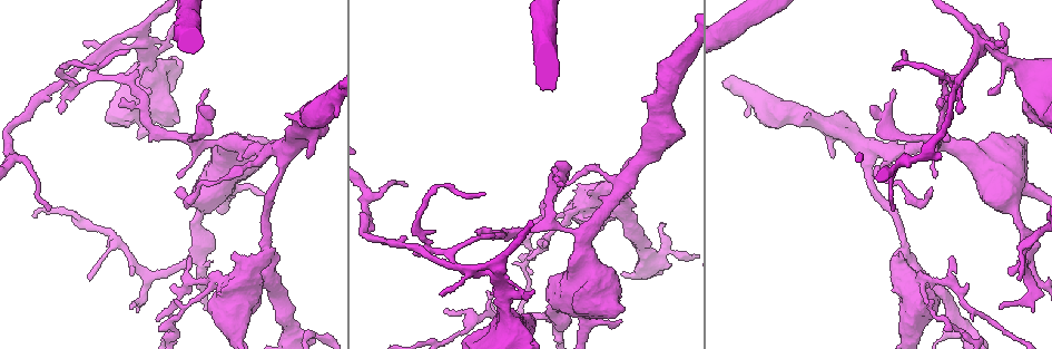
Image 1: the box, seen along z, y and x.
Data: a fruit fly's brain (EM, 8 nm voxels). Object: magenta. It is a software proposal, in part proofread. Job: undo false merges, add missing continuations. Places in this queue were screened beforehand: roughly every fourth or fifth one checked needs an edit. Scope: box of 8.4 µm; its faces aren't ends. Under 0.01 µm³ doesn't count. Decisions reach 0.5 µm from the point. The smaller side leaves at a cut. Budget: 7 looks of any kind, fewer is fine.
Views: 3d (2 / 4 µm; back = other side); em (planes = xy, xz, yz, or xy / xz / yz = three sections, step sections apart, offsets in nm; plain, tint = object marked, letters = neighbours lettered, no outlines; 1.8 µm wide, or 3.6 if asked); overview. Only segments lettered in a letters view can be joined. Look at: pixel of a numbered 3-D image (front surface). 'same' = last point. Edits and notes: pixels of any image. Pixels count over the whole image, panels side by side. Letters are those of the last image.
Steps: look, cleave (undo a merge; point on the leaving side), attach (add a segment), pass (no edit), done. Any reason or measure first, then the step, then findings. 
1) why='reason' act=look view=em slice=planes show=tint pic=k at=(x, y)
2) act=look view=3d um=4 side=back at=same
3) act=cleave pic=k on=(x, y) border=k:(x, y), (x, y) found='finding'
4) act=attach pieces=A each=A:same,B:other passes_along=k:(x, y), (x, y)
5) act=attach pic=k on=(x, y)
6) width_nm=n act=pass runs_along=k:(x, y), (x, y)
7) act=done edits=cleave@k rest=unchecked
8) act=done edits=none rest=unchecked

why='thick end' act=look view=3d um=4 pic=1 at=(832, 155)

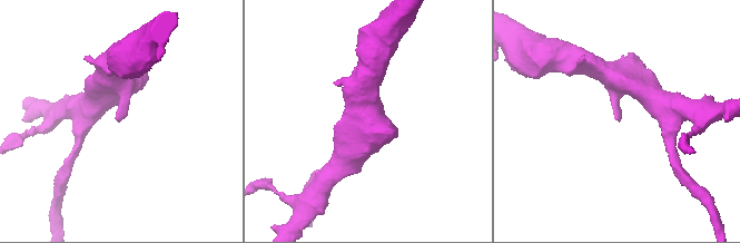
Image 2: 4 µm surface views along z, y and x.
act=look view=em slice=planes show=letters pic=2 at=(119, 120)

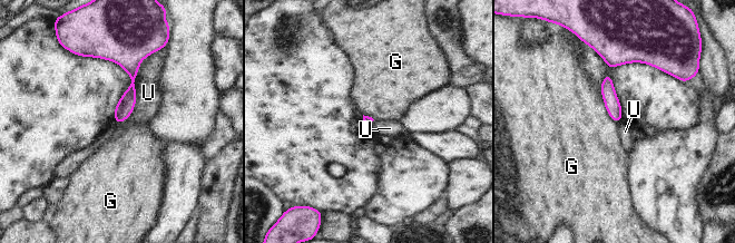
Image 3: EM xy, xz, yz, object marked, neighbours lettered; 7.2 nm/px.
longest_contact=U:440nm act=pass each=G:other,U:other runs_along=3:(114, 54), (133, 70), (118, 119) found='none of them fits'

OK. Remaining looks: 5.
why='branch stops here' act=look view=em slice=planes show=plain pic=1 at=(950, 257)

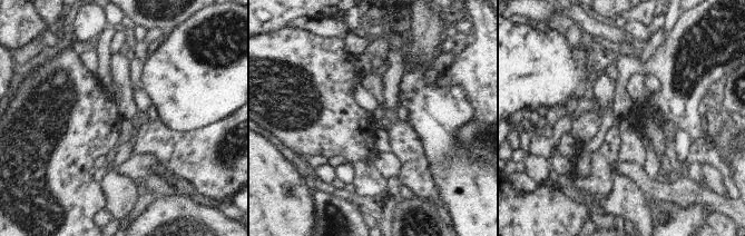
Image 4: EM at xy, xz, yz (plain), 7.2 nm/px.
act=look view=em slice=planes show=tint at=same

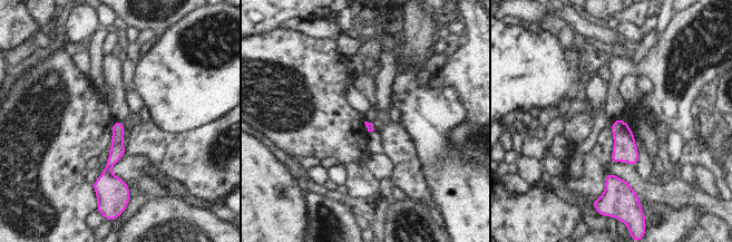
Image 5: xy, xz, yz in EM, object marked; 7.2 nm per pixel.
why='what lies round it' act=look view=em slice=planes show=letters at=same

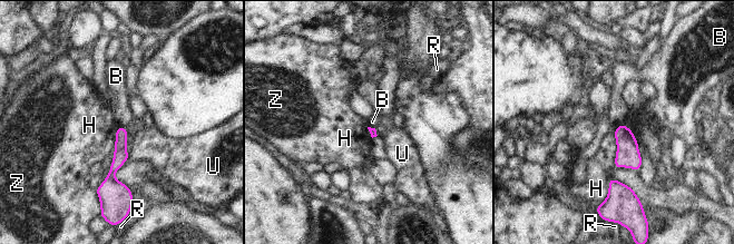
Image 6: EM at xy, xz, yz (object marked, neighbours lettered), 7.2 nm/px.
act=pass each=B:other,H:other,R:other,U:other,Z:other found='no lettered segment goes on from it'

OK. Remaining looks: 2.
why='free end' act=look view=em slice=xz step=4 show=plain pic=1 at=(261, 193)

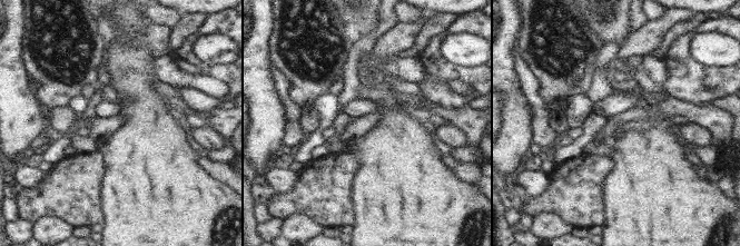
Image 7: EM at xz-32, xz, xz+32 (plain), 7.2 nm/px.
why='what lies round it' act=look view=em slice=xz step=4 show=letters at=same

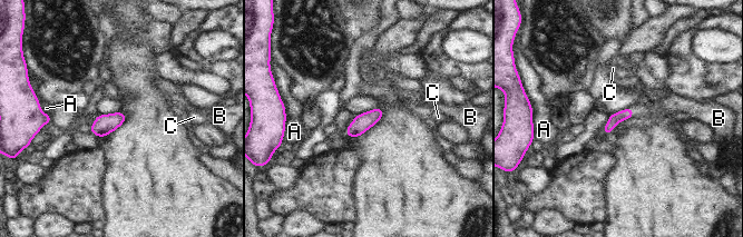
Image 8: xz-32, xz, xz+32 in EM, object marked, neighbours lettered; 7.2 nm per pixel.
longest_contact=C:240nm act=attach pieces=B each=A:other,B:same,C:other passes_along=8:(614, 119), (633, 112), (652, 109) found='the neuron continues'

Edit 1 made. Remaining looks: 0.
act=done edits=attach@8 rest=unchecked

